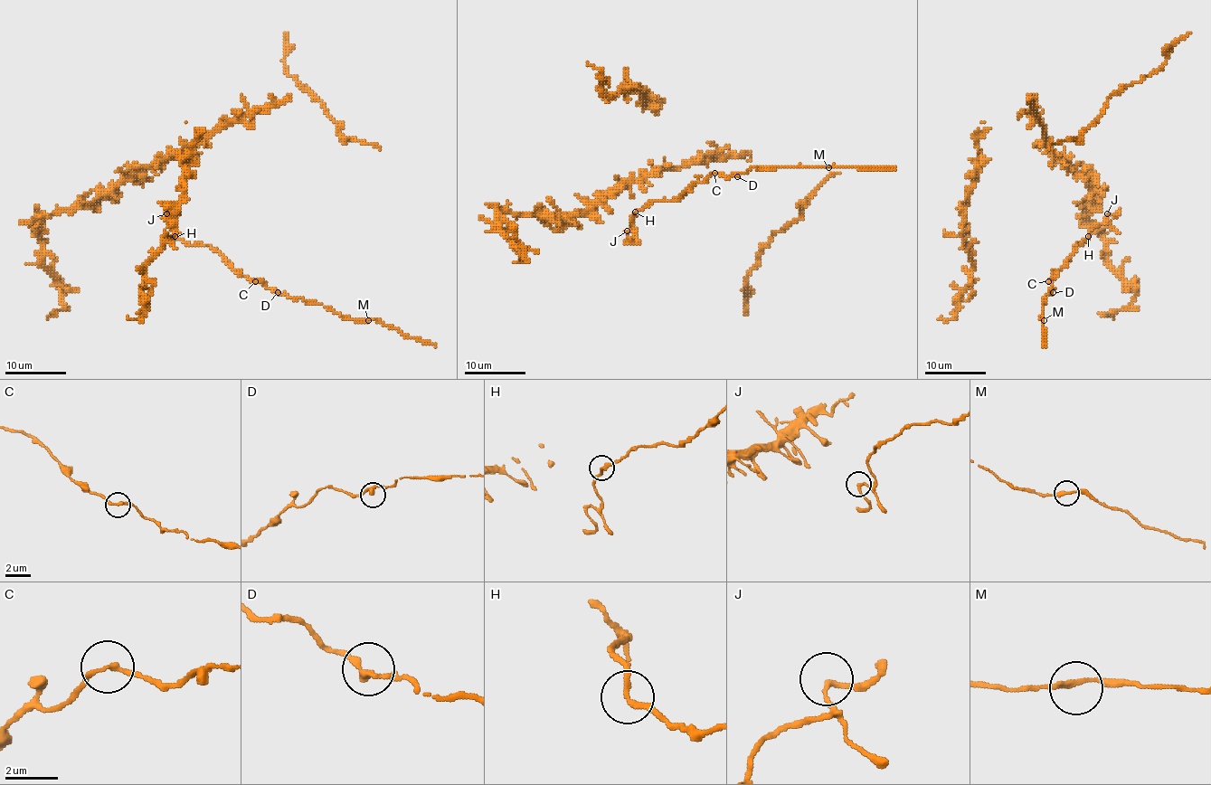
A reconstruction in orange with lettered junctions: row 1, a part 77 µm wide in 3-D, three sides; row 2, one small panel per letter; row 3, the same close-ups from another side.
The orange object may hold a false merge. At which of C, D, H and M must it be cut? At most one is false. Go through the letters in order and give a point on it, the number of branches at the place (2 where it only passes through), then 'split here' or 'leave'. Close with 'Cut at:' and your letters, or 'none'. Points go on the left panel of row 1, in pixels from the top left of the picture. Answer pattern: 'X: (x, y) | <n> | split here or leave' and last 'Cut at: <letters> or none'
C: (255, 281) | 2 | leave
D: (278, 292) | 2 | leave
H: (175, 236) | 2 | leave
M: (368, 320) | 2 | leave
Cut at: none

